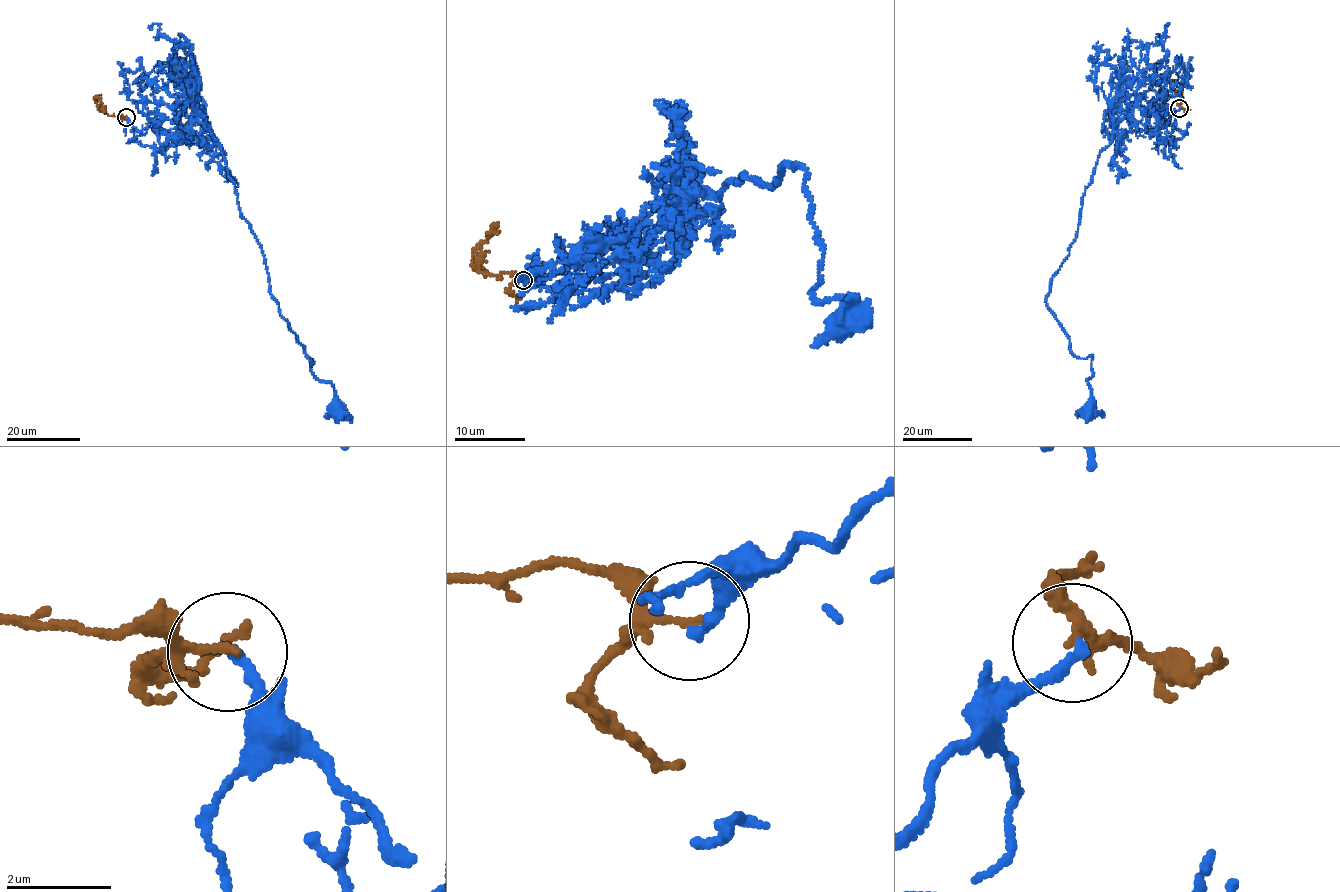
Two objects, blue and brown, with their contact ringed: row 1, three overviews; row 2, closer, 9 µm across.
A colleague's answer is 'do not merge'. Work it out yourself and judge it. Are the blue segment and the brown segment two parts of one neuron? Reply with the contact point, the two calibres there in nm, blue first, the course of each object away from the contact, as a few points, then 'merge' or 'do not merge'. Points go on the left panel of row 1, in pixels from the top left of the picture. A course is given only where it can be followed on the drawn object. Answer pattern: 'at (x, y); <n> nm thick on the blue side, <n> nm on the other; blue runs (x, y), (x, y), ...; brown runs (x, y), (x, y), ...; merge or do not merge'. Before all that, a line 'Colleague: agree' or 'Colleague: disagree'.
Colleague: agree
at (126, 117); 220 nm thick on the blue side, 130 nm on the other; blue runs (126, 117), (138, 131), (180, 111), (206, 119), (265, 260), (269, 291), (312, 375), (331, 384), (335, 408); brown runs (126, 117), (107, 115), (94, 98), (98, 98), (104, 113); do not merge

